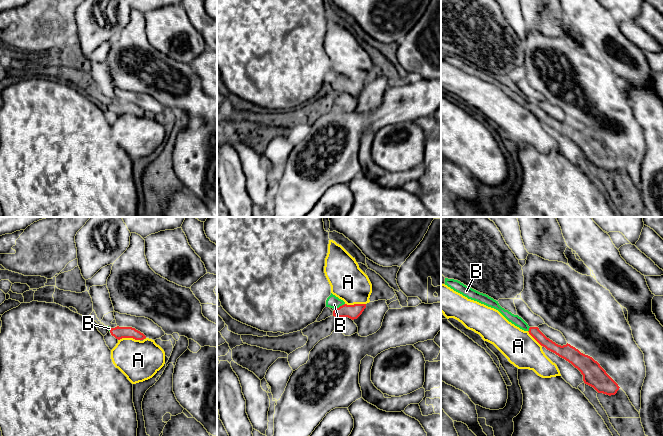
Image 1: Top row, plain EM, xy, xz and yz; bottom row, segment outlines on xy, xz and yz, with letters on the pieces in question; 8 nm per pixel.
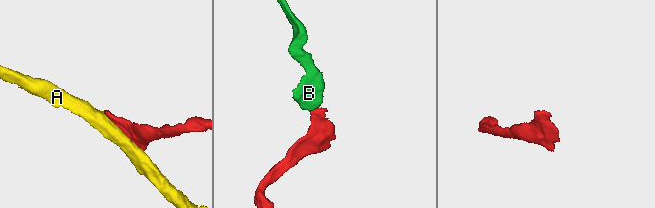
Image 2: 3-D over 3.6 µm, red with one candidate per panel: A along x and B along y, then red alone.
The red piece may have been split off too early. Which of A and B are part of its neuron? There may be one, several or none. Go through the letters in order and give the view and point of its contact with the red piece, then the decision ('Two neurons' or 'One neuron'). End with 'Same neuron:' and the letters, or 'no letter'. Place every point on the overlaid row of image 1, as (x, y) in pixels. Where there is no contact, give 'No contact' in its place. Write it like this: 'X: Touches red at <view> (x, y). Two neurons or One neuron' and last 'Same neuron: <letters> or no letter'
A: Touches red at xy (128, 337). Two neurons
B: Touches red at xz (340, 306). One neuron
Same neuron: B

